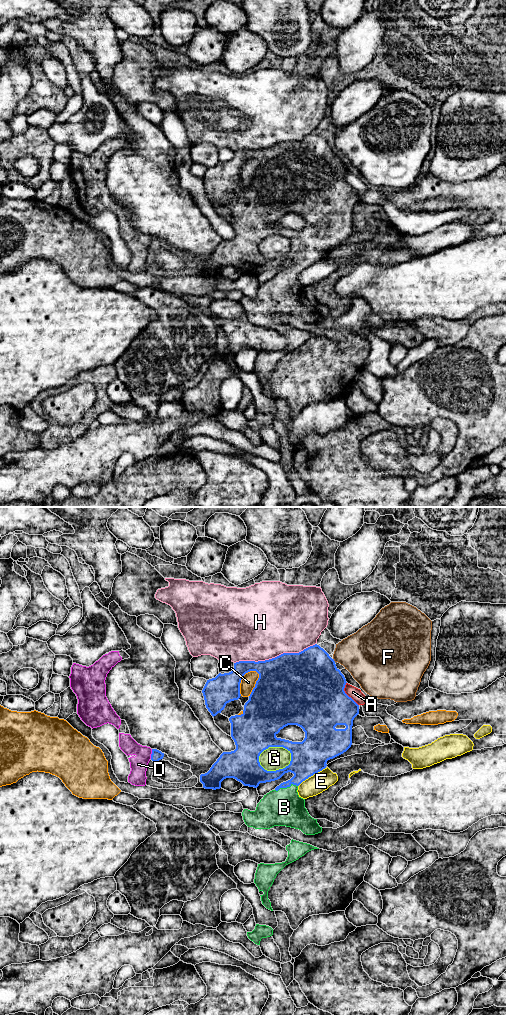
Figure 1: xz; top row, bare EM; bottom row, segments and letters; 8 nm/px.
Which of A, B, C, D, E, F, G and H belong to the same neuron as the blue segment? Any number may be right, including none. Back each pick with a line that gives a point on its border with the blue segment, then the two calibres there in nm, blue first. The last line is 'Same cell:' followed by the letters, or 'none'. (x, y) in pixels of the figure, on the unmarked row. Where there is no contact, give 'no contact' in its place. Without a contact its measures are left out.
B: meets blue in xz at (286, 275); 220 nm thick on the blue side, 300 nm on the other
Same cell: B

